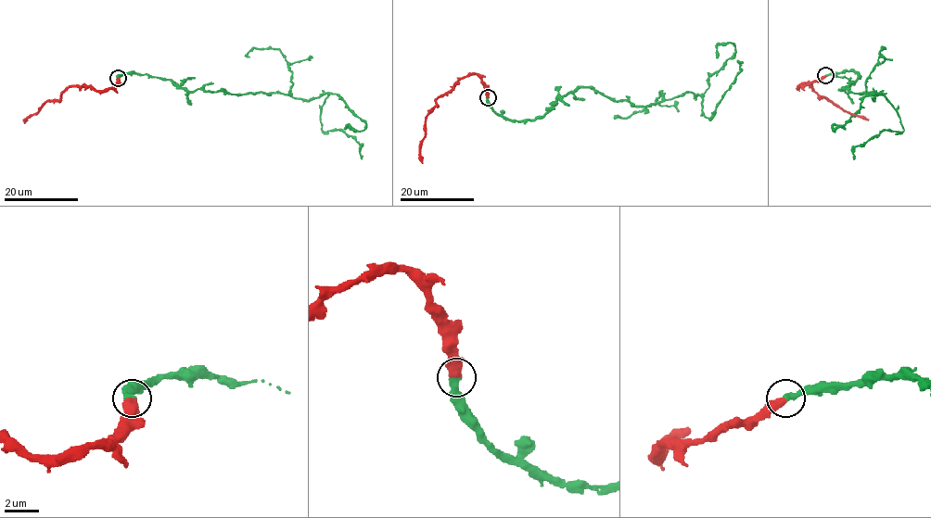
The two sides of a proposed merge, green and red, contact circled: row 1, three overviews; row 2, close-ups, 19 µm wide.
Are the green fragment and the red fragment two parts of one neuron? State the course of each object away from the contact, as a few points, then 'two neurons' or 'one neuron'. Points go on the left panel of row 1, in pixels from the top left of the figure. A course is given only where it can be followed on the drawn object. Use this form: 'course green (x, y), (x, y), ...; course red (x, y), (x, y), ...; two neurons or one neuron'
course green (119, 78), (149, 74), (188, 92), (300, 99), (326, 94), (321, 130), (350, 135), (361, 145), (362, 158); course red (119, 78), (114, 87), (110, 88), (97, 90), (70, 86), (59, 100), (48, 100), (24, 123); one neuron

